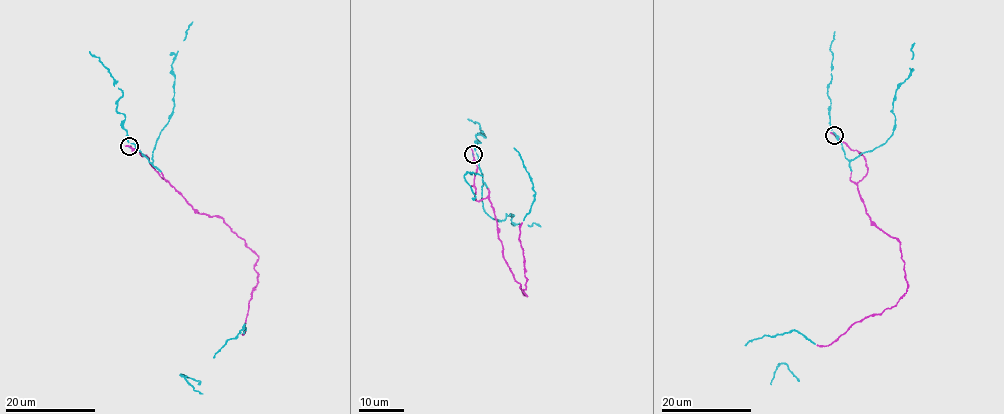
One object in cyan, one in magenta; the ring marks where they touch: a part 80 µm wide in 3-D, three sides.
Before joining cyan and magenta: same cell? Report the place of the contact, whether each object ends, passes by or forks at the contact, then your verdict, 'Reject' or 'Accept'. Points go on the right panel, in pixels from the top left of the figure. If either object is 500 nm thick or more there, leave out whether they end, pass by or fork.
Place: (834, 135). At the ring cyan ends. At the ring magenta passes by. Accept

